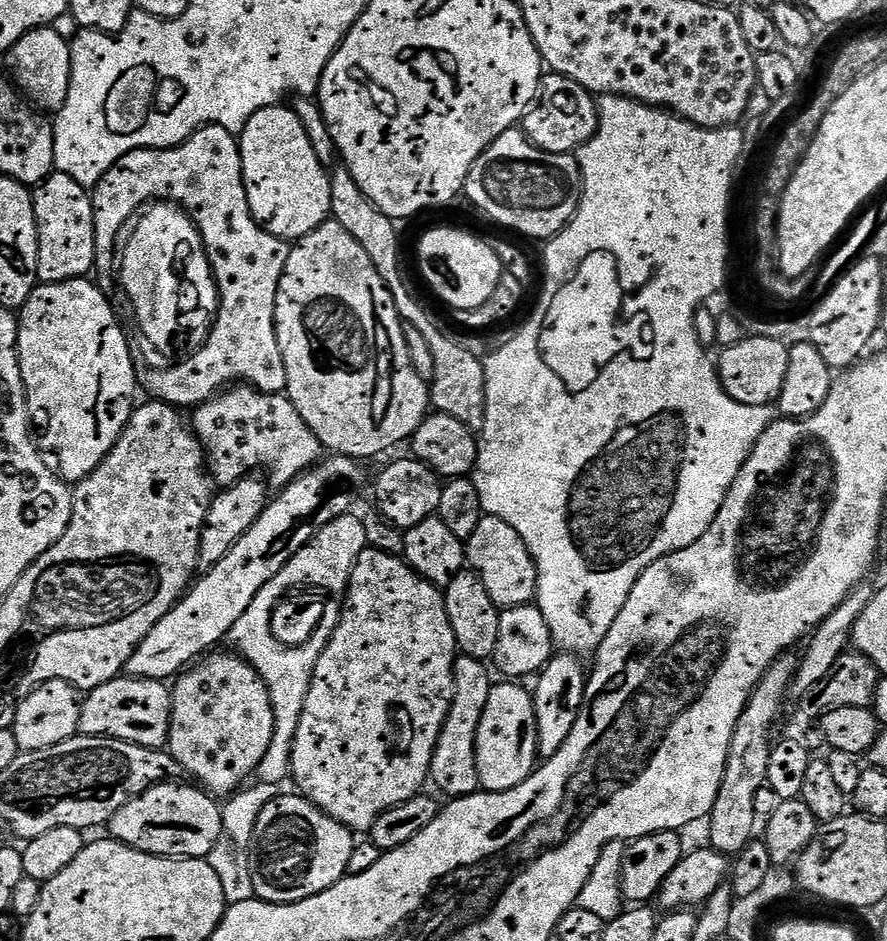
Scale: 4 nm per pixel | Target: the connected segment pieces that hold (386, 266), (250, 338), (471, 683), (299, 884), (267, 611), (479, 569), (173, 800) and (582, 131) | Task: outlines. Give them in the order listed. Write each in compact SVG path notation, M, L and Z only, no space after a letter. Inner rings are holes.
M337 166L330 172L330 202L332 203L331 219L339 222L345 230L354 234L370 254L370 262L378 270L378 274L386 282L390 294L396 303L401 317L407 323L413 324L430 342L430 350L434 354L434 378L430 382L430 404L433 409L442 414L450 414L450 418L458 418L462 426L471 432L479 433L486 422L486 378L484 377L484 361L475 356L468 348L463 348L456 340L451 340L434 321L428 317L428 312L412 297L404 276L400 273L400 232L397 221L387 216L366 194L362 194L362 186L354 182L354 174L343 166Z
M210 124L207 128L199 128L190 139L183 140L177 148L139 148L130 154L126 154L122 158L118 158L118 162L114 162L114 166L110 166L110 170L106 170L106 174L102 174L102 178L96 183L96 187L91 189L90 195L92 197L92 205L94 206L94 242L96 243L95 271L97 273L100 272L101 281L99 280L99 283L101 285L108 284L111 280L113 283L114 256L112 260L112 251L116 248L116 239L119 238L120 231L122 231L124 227L127 229L129 225L133 223L137 213L145 206L151 206L157 202L171 202L180 205L180 207L187 212L188 217L195 222L198 231L200 231L200 237L206 246L208 261L210 262L212 273L216 279L216 288L220 291L220 308L216 312L216 320L212 323L212 329L206 338L206 342L200 347L198 352L195 352L192 356L181 359L179 362L169 363L172 364L169 368L155 368L152 364L142 364L142 362L136 364L136 383L142 389L143 395L145 392L145 397L147 397L148 400L161 400L163 404L168 404L171 408L177 410L185 410L184 408L188 408L187 410L194 410L199 404L205 404L207 400L212 400L220 395L221 392L231 389L237 382L243 382L249 388L257 388L260 392L283 393L288 387L288 379L286 378L286 366L282 362L282 350L278 346L278 334L276 333L276 299L278 298L280 280L284 276L284 271L286 270L286 258L290 251L290 244L289 241L280 240L274 234L267 232L254 218L254 214L250 210L250 202L246 198L246 186L244 185L244 175L242 174L242 158L240 157L240 145L237 137L233 135L233 133L227 132L222 126Z
M460 654L457 655L456 661L454 662L454 698L452 699L452 705L450 710L446 714L446 722L442 726L442 730L438 734L438 742L434 746L434 754L432 755L432 770L430 773L431 783L436 783L442 791L445 792L445 797L455 798L458 796L469 796L475 792L481 791L480 779L478 778L478 762L476 761L476 743L478 742L478 722L482 722L482 710L486 710L486 701L490 699L490 690L492 689L494 683L493 673L490 671L488 673L489 665L485 661L479 660L478 658L470 658L469 656Z
M281 794L262 810L257 825L254 826L249 864L252 867L255 899L264 900L271 905L293 904L330 890L330 886L334 886L348 875L350 854L354 854L357 843L352 829L330 818L317 804L312 804L299 794Z
M356 514L338 517L337 520L326 525L305 548L298 550L298 554L294 554L290 558L290 562L286 562L286 566L282 566L282 570L278 570L278 574L274 578L270 578L270 582L266 582L266 586L262 586L262 590L258 590L258 594L254 598L254 602L250 602L246 614L242 614L242 618L238 618L238 622L234 622L230 633L230 641L232 640L233 644L231 647L249 664L252 664L257 674L264 679L270 690L270 698L274 706L274 738L270 738L270 750L266 750L266 754L262 754L262 762L258 762L256 767L254 776L257 781L283 785L284 779L286 781L289 779L292 766L292 743L298 734L302 706L306 706L306 694L310 690L312 671L314 666L318 666L318 658L326 650L334 630L340 624L342 604L339 599L327 600L326 597L320 596L313 604L306 605L297 614L296 624L288 624L286 617L276 616L276 611L279 610L280 603L291 592L304 592L307 588L313 588L316 592L347 593L350 574L367 547L369 545L363 519L359 515L356 517Z
M484 515L466 542L466 564L475 572L482 586L486 586L486 594L490 594L497 608L503 610L535 601L538 586L536 563L526 542L522 542L518 530L514 530L510 522Z
M165 782L148 788L118 814L114 814L108 821L106 828L110 830L111 839L121 840L123 844L129 844L131 848L137 848L140 852L148 852L152 856L170 856L173 858L207 858L214 850L222 830L222 818L220 817L221 805L203 787L191 788L185 782Z
M548 74L541 79L540 95L536 97L535 104L524 114L522 131L534 146L546 150L550 154L575 153L583 148L585 142L594 138L598 123L598 100L592 93L587 92L582 85L565 76Z

